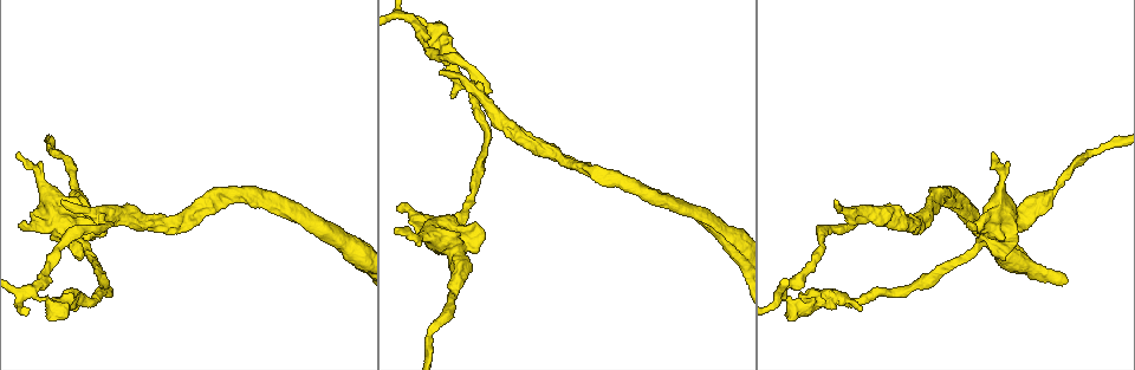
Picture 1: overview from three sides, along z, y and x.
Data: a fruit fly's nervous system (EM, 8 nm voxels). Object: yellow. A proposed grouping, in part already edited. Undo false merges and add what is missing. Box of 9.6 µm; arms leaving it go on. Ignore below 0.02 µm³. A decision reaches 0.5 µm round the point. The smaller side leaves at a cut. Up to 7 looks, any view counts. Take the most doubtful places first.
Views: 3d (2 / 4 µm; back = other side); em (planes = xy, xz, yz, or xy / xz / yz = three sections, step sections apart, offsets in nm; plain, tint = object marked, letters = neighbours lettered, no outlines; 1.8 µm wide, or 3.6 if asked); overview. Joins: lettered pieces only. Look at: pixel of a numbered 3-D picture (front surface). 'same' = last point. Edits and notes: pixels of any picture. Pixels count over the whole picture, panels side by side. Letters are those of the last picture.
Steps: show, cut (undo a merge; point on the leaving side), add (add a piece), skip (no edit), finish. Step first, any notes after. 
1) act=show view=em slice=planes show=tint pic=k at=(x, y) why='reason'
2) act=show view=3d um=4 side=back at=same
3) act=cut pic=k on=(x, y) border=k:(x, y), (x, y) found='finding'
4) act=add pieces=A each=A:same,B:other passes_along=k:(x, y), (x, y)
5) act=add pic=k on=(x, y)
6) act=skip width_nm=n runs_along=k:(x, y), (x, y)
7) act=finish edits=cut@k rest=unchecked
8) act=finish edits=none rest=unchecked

act=show view=3d um=4 pic=1 at=(805, 308) why='arms part here'

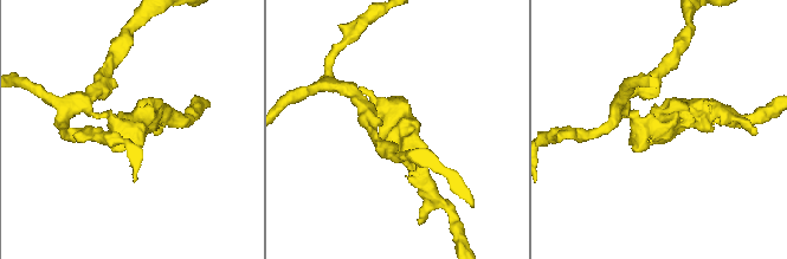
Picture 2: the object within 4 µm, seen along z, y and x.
act=show view=em slice=planes show=tint pic=2 at=(665, 128)

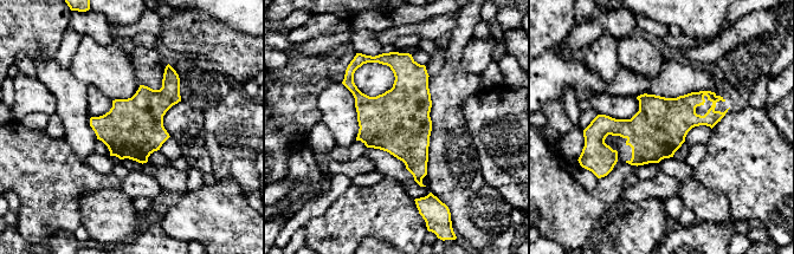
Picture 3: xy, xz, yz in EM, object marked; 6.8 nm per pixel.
act=show view=em slice=planes show=letters at=same

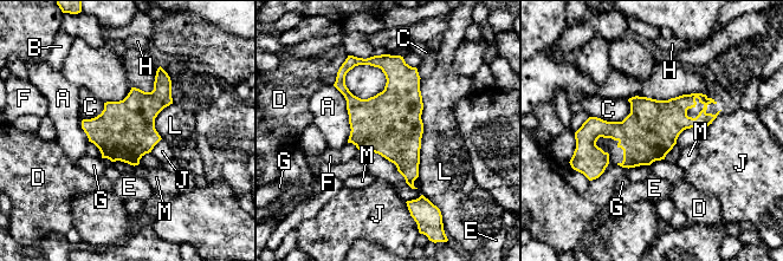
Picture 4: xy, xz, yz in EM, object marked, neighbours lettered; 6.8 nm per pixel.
act=skip longest_contact=L:650nm each=A:other,B:other,C:other,D:other,E:other,F:other,G:other,H:other,J:other,L:other,M:other border=4:(631, 103), (621, 121), (589, 117) found='one cell here'

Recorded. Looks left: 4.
act=show view=em slice=planes show=letters pic=1 at=(992, 151) why='branch stops here'

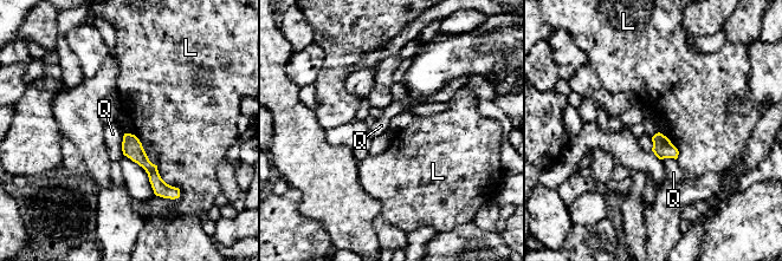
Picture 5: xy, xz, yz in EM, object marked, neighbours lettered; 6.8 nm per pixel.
act=skip each=L:other,Q:other border=5:(124, 132), (122, 142), (123, 155) found='no lettered piece goes on from it'

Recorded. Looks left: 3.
act=show view=em slice=xz step=4 show=tint pic=1 at=(22, 224) why='free end'

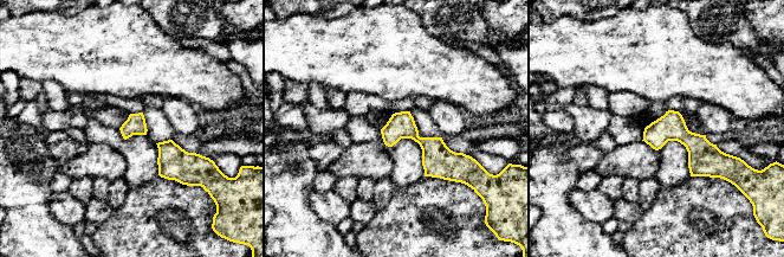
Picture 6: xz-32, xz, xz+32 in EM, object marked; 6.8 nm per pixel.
act=show view=em slice=planes show=letters at=same why='another direction'

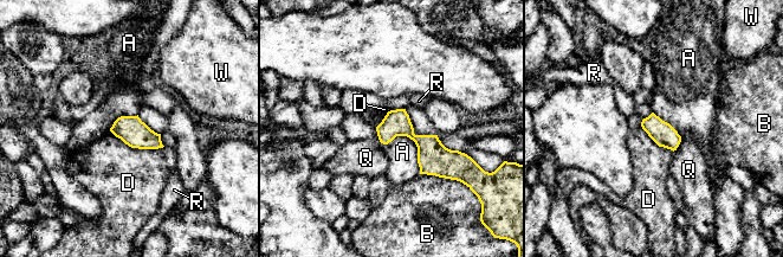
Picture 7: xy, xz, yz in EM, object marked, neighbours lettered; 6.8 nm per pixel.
act=skip each=A:other,B:other,D:other,Q:other,R:other,W:other border=7:(375, 127), (414, 142), (420, 173) found='none of them fits'

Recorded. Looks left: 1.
act=finish edits=none rest=unchecked

